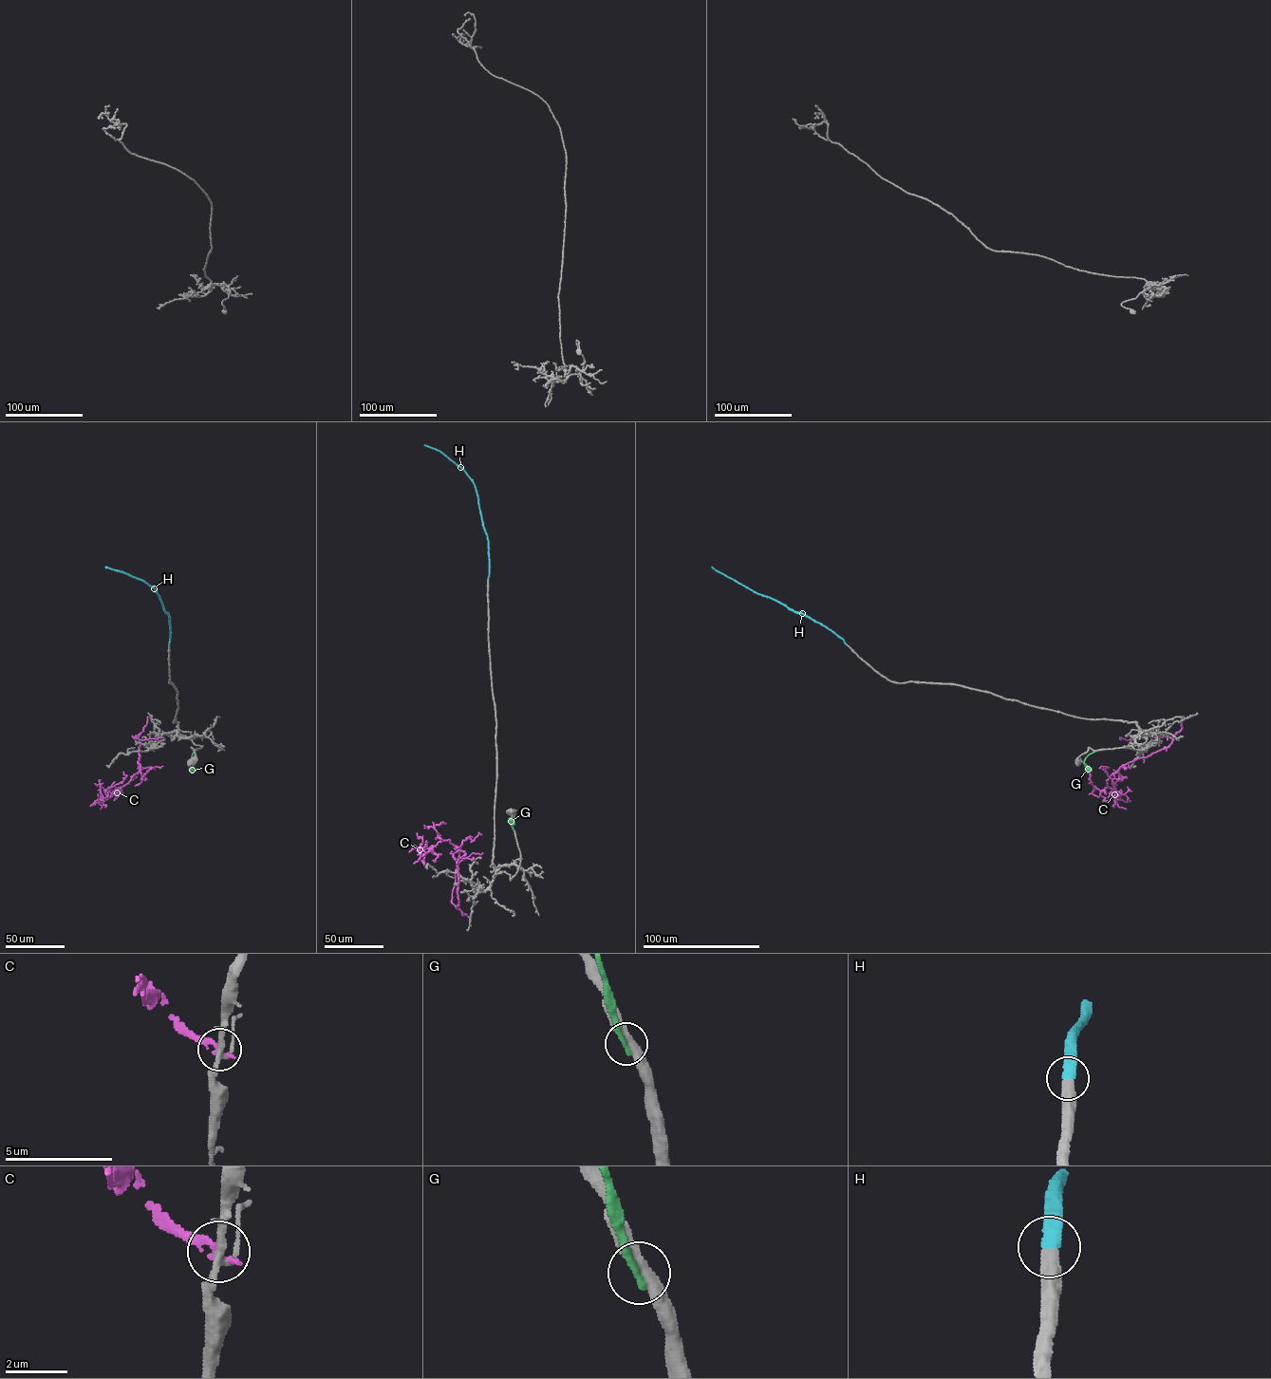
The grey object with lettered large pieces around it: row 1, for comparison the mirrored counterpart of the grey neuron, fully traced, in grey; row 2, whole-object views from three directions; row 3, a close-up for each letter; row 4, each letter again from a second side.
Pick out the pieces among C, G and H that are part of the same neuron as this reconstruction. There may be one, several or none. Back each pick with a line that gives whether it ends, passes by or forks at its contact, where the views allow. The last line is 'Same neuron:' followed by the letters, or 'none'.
H: it ends
Same neuron: H

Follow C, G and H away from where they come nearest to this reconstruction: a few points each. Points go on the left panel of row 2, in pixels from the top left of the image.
C: (151, 718), (147, 717), (146, 724), (139, 736), (140, 770), (109, 797), (101, 796), (103, 801), (97, 794)
G: (195, 751), (191, 766), (195, 771)
H: (169, 644), (170, 619), (157, 591), (141, 580), (105, 568)

